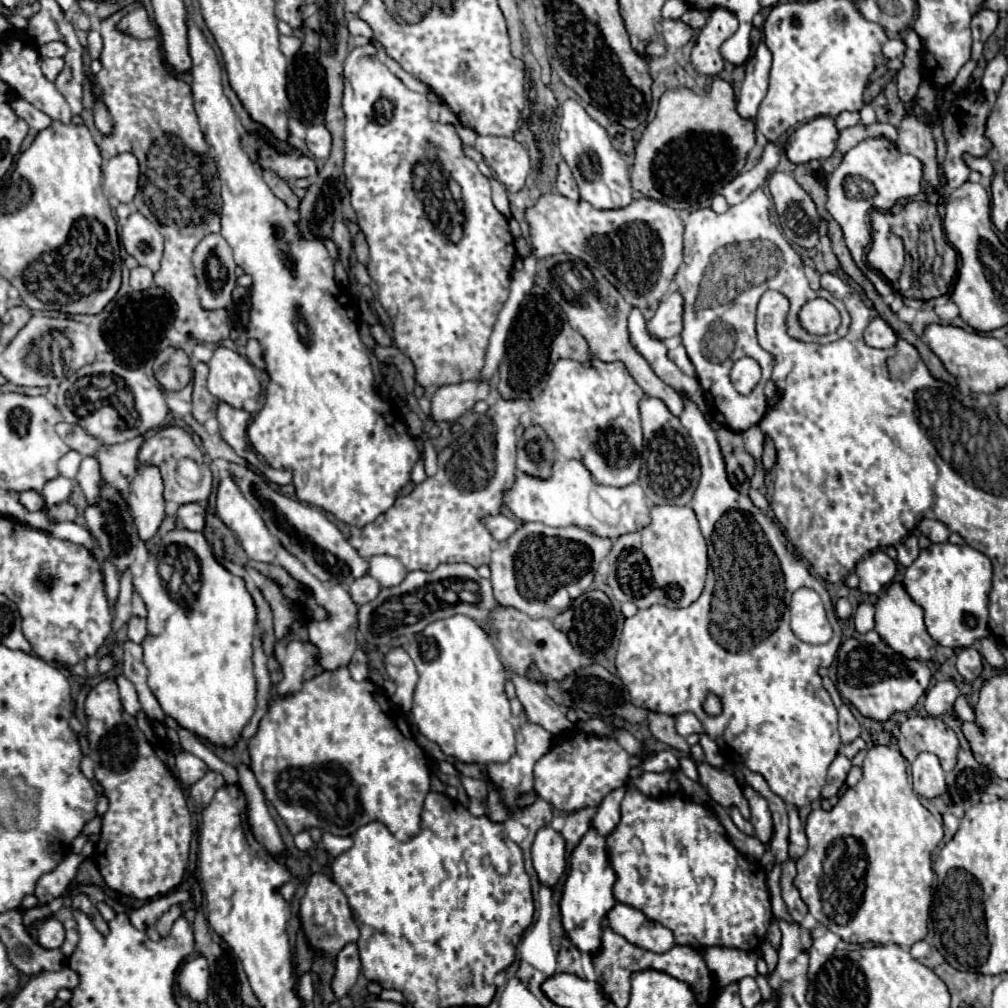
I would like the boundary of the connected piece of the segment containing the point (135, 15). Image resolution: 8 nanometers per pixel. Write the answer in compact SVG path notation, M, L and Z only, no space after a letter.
M143 7L127 13L127 15L117 23L117 29L119 29L121 33L127 33L127 35L135 37L135 39L157 37L157 31L153 29L153 25L149 25L149 21L147 21L147 11L145 11Z

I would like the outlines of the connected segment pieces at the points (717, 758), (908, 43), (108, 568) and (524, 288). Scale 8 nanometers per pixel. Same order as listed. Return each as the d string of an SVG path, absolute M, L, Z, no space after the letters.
M701 733L701 741L699 741L699 745L703 747L703 751L705 751L705 761L709 763L709 765L713 765L713 767L721 767L723 765L723 755L719 753L719 747L717 747L717 743L713 741L713 739L709 739L705 733Z
M909 27L905 37L905 55L903 55L903 67L897 73L897 87L899 87L899 97L905 103L913 103L915 91L921 83L921 39L919 35Z
M109 561L103 563L103 575L105 575L105 593L107 593L107 599L109 599L111 607L115 607L117 599L119 599L119 581L117 581L117 571L115 571L115 567Z
M545 193L533 207L527 207L523 215L529 225L531 253L523 261L523 271L513 271L511 275L511 293L495 323L487 347L485 365L477 381L489 381L497 371L499 361L503 359L511 321L525 293L533 287L531 281L535 279L537 259L553 253L571 253L591 267L599 269L607 277L607 281L623 295L623 299L637 309L653 309L657 303L661 303L683 261L681 219L677 217L675 209L653 199L643 197L635 199L625 209L597 211L587 201L571 201L559 193Z

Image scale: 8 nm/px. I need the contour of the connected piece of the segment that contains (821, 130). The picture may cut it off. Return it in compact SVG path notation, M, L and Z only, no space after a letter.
M815 117L803 125L799 125L789 137L785 155L791 163L807 163L811 159L827 159L837 147L839 131L835 127L833 117Z

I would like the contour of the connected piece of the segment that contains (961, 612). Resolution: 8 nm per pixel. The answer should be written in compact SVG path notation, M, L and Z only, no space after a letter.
M939 543L923 549L907 567L903 585L911 599L923 607L931 639L943 647L961 649L989 635L987 605L991 591L991 561L969 545Z

